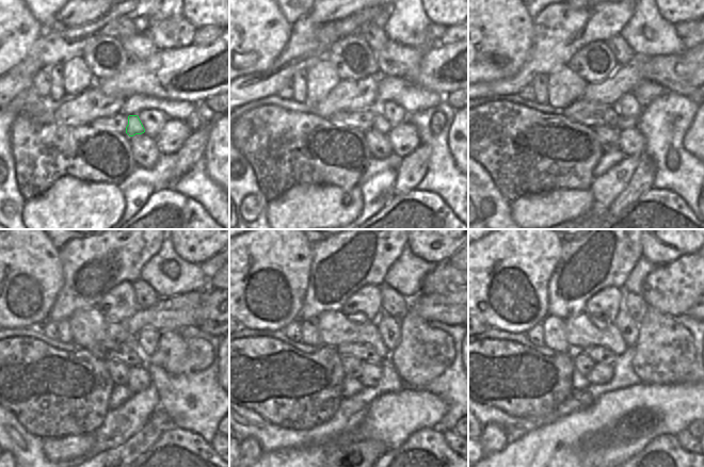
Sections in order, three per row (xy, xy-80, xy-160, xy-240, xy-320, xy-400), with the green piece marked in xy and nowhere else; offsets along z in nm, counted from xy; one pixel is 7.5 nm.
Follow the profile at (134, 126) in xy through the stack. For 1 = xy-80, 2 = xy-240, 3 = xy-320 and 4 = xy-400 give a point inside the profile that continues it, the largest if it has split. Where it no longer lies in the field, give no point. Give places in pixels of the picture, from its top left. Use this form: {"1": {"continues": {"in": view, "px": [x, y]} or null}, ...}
{"1": {"continues": {"in": "xy-80", "px": [381, 124]}}, "2": {"continues": {"in": "xy-240", "px": [177, 355]}}, "3": {"continues": {"in": "xy-320", "px": [422, 353]}}, "4": {"continues": {"in": "xy-400", "px": [664, 353]}}}

